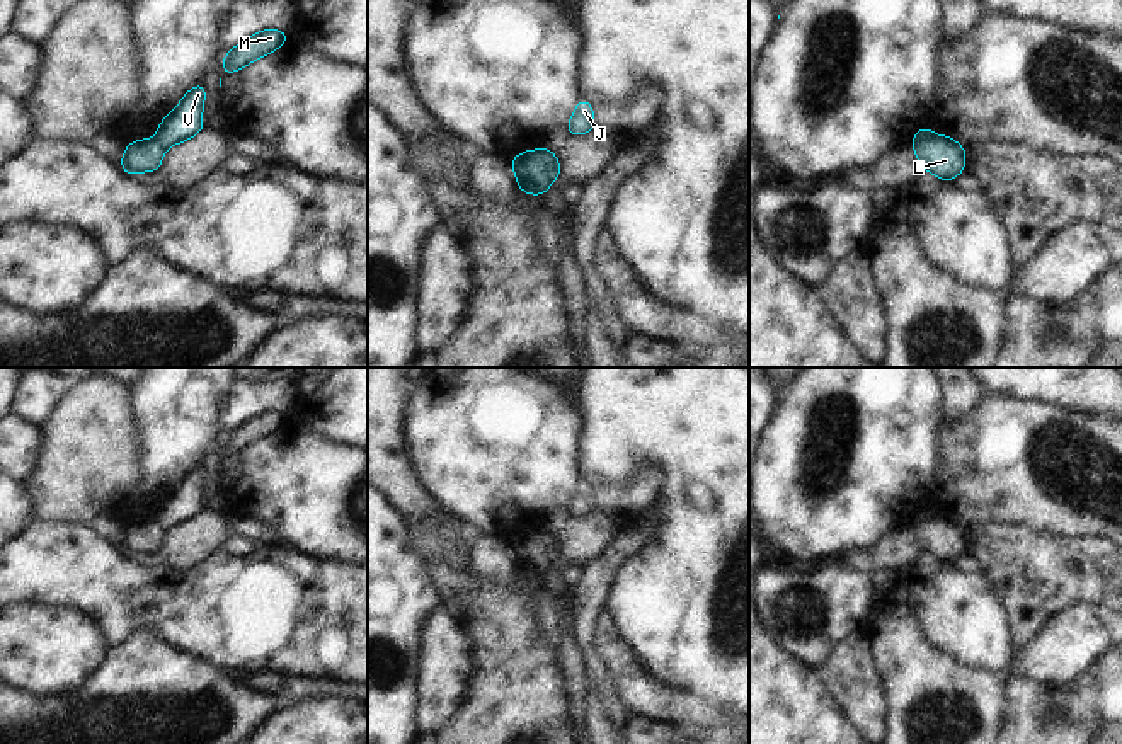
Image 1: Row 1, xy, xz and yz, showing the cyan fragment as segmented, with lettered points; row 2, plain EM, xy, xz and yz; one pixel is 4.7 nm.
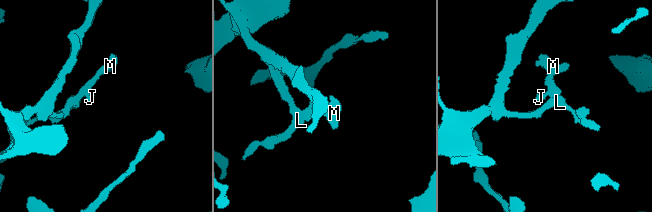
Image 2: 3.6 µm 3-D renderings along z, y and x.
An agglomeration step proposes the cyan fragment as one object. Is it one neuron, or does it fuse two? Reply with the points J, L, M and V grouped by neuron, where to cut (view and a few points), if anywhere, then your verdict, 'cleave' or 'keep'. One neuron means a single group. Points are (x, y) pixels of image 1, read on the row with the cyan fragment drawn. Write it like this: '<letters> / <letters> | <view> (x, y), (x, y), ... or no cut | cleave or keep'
J M V / L | xz (538, 150), (550, 183) | cleave

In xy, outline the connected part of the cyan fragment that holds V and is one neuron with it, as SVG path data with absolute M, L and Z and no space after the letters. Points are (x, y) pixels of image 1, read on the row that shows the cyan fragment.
M199 82L182 97L179 106L165 116L157 129L157 141L163 148L182 143L204 129L201 114L204 99L206 89Z

